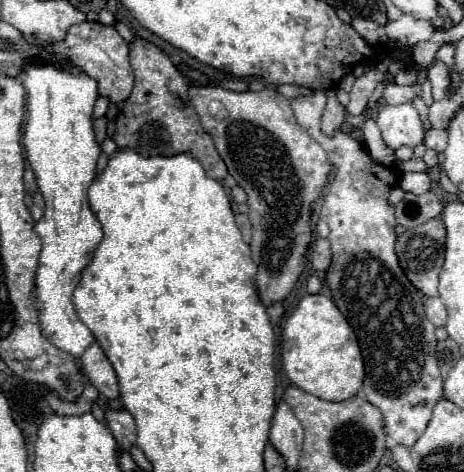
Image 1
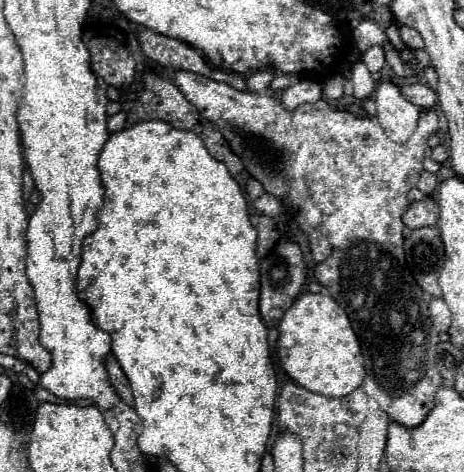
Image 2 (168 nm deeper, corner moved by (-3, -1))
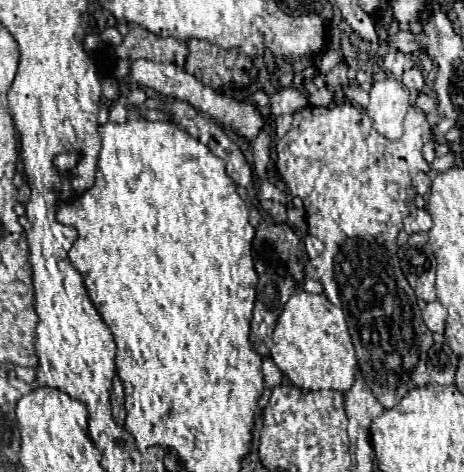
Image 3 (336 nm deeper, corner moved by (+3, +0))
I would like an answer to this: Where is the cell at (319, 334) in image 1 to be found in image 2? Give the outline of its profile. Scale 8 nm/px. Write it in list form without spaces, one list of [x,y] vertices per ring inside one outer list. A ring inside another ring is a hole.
[[[305,292],[279,321],[279,360],[285,372],[301,386],[323,396],[347,396],[363,384],[365,362],[345,310],[325,294]]]

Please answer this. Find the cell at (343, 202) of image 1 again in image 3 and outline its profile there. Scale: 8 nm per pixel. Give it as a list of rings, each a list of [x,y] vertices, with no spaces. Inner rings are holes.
[[[307,105],[293,115],[293,123],[291,129],[285,133],[285,139],[277,141],[281,175],[285,157],[283,179],[289,191],[301,197],[305,205],[309,235],[315,235],[325,243],[325,251],[315,261],[309,261],[305,265],[305,275],[317,279],[323,285],[327,299],[343,309],[361,373],[369,389],[385,409],[397,405],[401,397],[405,397],[409,391],[425,387],[429,383],[427,351],[433,345],[433,333],[425,327],[415,291],[401,271],[395,239],[403,227],[403,219],[413,209],[413,197],[417,195],[411,185],[413,177],[419,171],[429,173],[429,165],[421,155],[421,147],[431,139],[431,127],[419,107],[409,107],[403,137],[397,141],[389,141],[373,129],[369,115],[359,107]]]

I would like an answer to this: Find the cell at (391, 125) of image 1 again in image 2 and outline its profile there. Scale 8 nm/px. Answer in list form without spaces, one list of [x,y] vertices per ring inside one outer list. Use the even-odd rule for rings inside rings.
[[[383,82],[377,86],[375,102],[377,118],[385,134],[397,144],[407,142],[407,138],[415,132],[415,126],[419,122],[419,108],[407,102],[401,88],[391,82]]]

